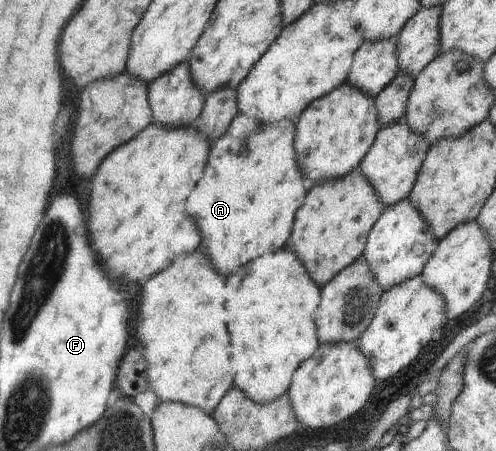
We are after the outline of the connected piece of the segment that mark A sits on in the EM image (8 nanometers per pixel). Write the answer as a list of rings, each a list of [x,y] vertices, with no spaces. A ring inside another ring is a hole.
[[[238,113],[229,130],[219,140],[213,140],[215,144],[211,148],[215,146],[215,152],[211,152],[211,168],[207,168],[203,184],[191,192],[187,208],[191,208],[191,216],[199,220],[199,228],[207,236],[207,244],[203,244],[205,252],[211,252],[211,260],[227,276],[247,262],[289,243],[295,212],[313,186],[303,174],[293,148],[296,126],[293,118],[260,123]]]

